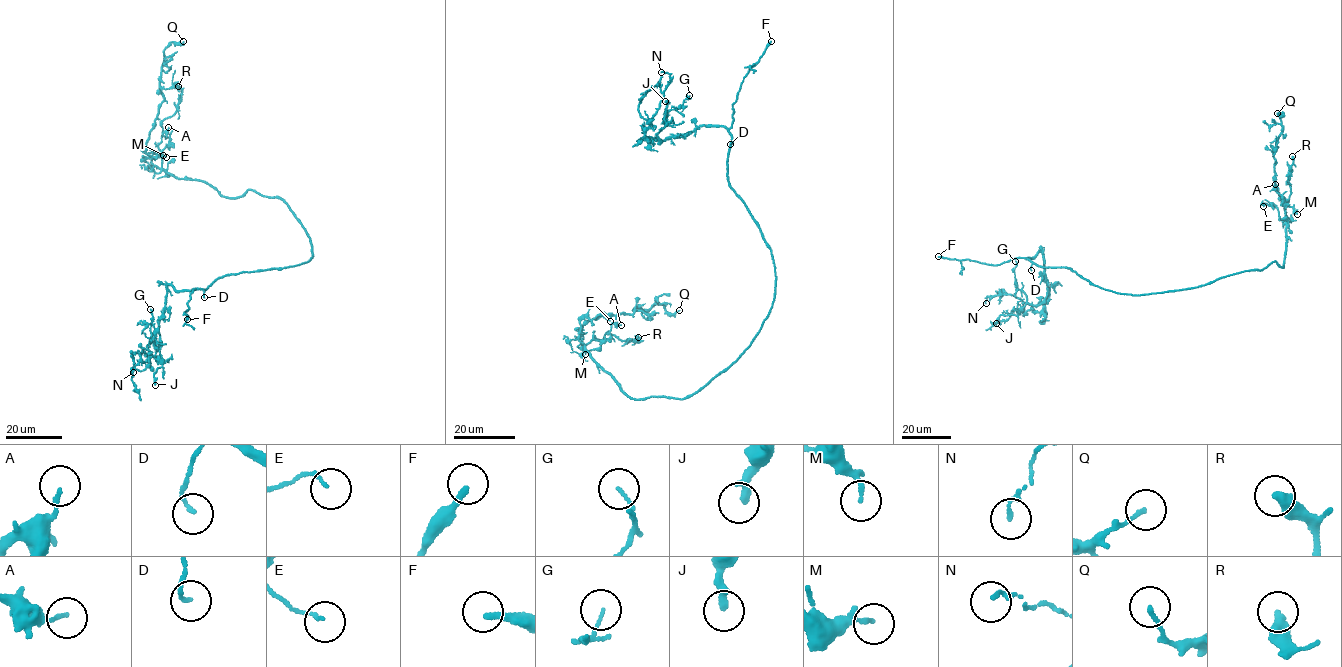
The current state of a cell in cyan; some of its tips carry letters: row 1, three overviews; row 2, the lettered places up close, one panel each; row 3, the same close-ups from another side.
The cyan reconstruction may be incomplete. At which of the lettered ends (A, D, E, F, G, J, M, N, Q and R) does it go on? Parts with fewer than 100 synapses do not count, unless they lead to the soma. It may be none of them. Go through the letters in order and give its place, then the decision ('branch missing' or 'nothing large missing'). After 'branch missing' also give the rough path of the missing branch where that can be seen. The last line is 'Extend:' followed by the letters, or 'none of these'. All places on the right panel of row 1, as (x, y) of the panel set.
A: at (1275, 184); nothing large missing
D: at (1031, 270); nothing large missing
E: at (1263, 206); nothing large missing
F: at (938, 256); branch missing; missing branch runs (938, 256), (925, 268), (931, 256)
G: at (1015, 261); nothing large missing
J: at (996, 323); nothing large missing
M: at (1297, 214); nothing large missing
N: at (986, 303); nothing large missing
Q: at (1277, 113); nothing large missing
R: at (1292, 156); nothing large missing
Extend: F

